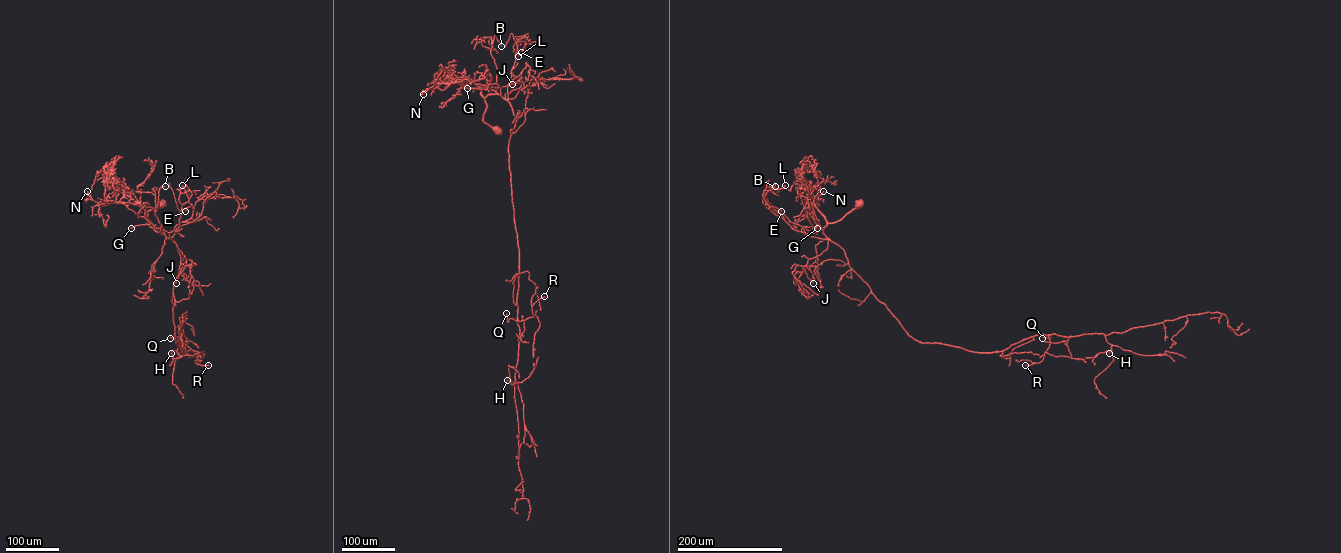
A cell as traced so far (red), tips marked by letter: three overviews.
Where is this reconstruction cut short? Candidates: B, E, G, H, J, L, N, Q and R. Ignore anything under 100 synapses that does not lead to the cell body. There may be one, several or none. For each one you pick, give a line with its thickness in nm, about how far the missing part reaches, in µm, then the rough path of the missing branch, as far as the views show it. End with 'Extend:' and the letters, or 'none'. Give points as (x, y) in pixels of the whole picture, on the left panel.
G: 320 nm | 130 µm | (131, 228), (115, 235), (104, 230), (99, 242), (103, 246)
Extend: G

